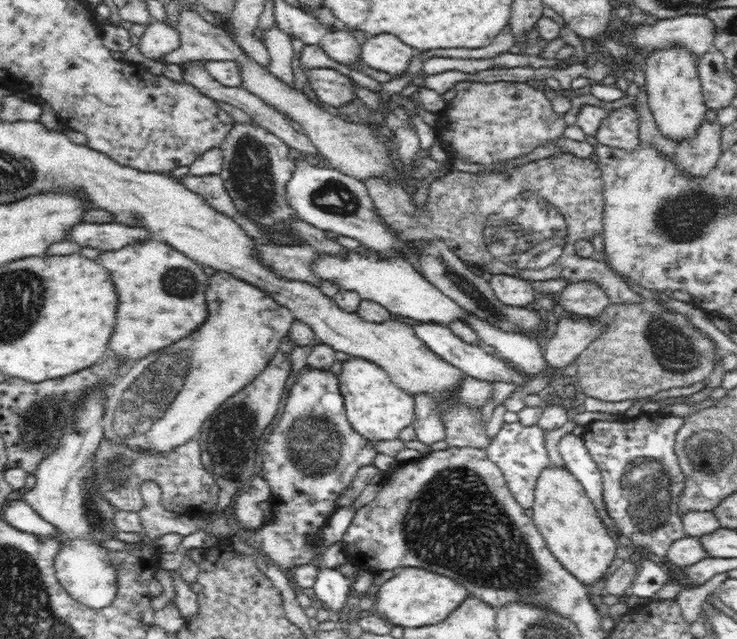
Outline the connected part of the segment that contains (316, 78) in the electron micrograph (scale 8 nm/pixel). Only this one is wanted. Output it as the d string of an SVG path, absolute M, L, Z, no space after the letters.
M308 68L306 70L308 85L314 90L318 99L329 107L344 107L356 98L355 83L352 76L346 76L331 68Z

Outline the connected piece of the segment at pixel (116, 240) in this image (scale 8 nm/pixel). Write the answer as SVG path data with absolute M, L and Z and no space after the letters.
M112 222L78 224L72 228L68 237L64 237L64 240L72 240L84 247L98 248L104 252L124 248L130 241L150 240L150 238L154 238L154 235L146 228L128 228L124 224Z

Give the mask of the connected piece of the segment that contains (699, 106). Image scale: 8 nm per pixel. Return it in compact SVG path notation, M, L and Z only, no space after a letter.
M674 44L662 50L652 50L652 54L645 61L648 105L658 125L658 131L664 137L678 142L694 137L708 109L703 98L702 83L699 81L697 56L683 46Z

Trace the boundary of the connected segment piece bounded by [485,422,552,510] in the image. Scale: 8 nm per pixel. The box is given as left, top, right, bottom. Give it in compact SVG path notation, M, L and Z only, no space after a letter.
M519 422L504 423L497 437L486 448L487 455L502 471L509 490L524 510L532 508L534 488L540 472L552 463L546 449L545 430L536 426L522 426Z

